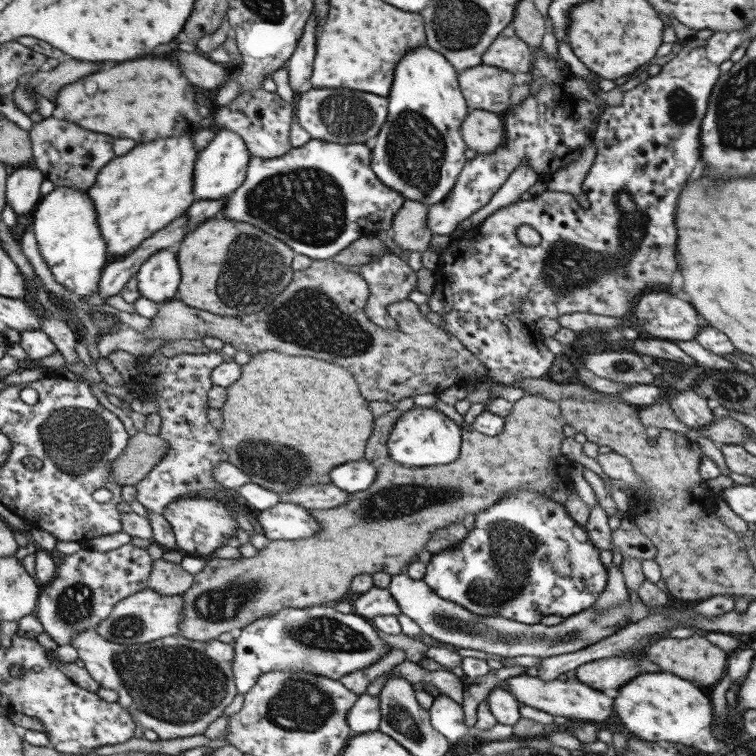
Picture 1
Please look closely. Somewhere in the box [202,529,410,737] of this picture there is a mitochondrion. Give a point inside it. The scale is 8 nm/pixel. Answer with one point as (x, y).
(302, 704)

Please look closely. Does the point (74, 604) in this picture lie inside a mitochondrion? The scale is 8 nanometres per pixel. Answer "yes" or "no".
yes

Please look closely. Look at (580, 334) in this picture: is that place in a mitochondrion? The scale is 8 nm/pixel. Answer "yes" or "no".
no

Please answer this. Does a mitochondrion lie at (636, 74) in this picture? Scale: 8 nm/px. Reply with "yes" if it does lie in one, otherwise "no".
no

